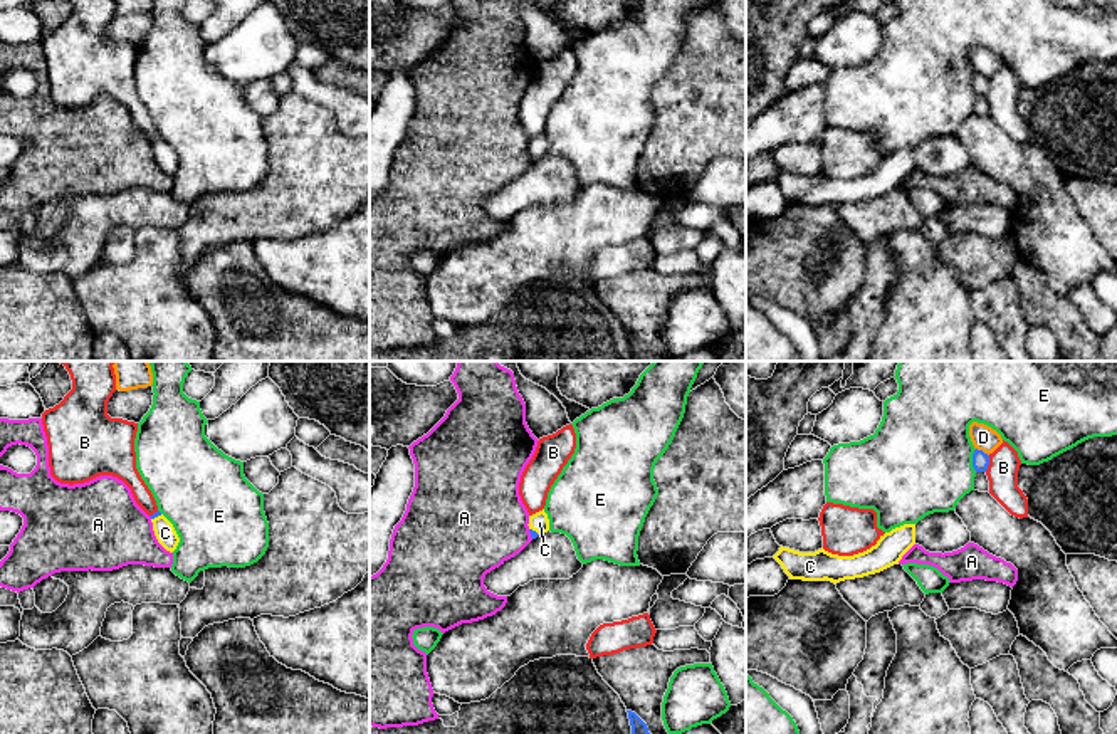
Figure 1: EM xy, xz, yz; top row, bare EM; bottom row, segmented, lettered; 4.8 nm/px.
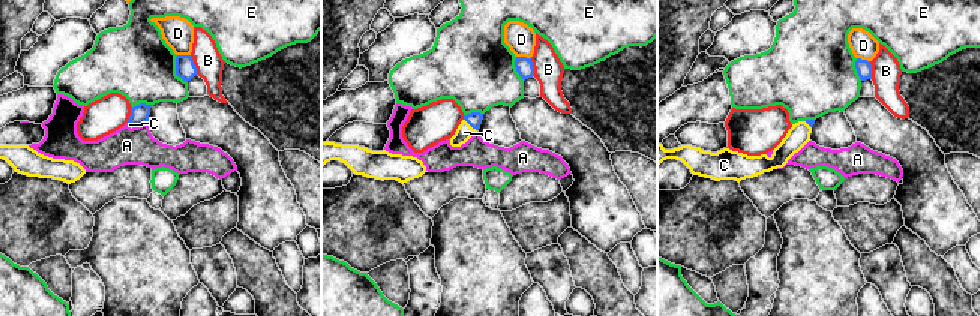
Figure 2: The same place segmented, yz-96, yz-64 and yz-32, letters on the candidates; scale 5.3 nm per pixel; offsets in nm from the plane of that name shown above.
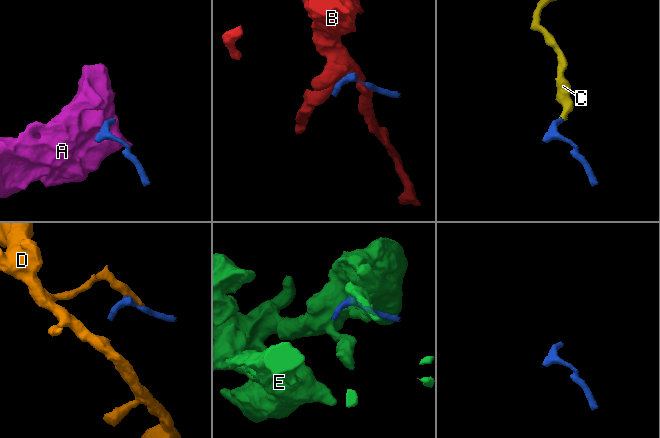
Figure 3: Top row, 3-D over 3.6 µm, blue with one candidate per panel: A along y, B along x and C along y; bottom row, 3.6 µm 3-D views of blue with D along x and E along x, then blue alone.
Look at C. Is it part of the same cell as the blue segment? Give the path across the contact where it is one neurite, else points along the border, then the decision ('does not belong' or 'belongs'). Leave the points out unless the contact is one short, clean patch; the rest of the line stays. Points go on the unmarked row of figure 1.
way xy (158, 136), (157, 140), (165, 157); belongs

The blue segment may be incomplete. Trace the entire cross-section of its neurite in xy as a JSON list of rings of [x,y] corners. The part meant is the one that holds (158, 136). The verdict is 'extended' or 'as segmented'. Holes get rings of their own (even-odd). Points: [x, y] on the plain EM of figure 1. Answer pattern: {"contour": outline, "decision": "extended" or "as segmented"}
{"contour": [[[158,134],[151,141],[153,155],[158,166],[170,176],[173,176],[180,166],[180,161],[173,148]]], "decision": "extended"}

